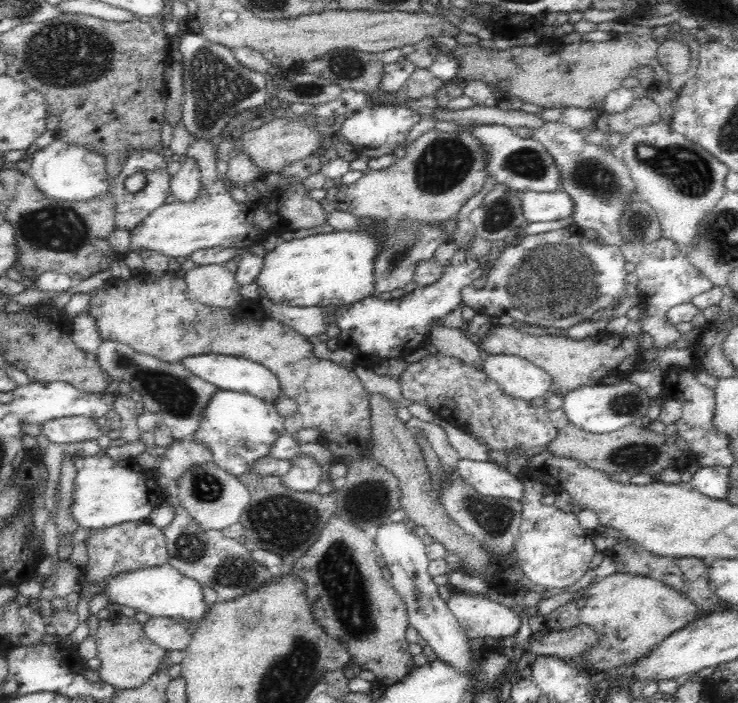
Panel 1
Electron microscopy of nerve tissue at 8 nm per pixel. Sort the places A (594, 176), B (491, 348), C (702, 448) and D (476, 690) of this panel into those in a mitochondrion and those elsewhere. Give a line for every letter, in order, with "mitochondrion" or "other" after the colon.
A: mitochondrion
B: other
C: other
D: other

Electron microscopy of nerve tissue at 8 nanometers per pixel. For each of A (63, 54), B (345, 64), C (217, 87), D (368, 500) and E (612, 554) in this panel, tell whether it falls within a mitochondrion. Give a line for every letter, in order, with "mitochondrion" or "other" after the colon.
A: mitochondrion
B: mitochondrion
C: mitochondrion
D: mitochondrion
E: other

